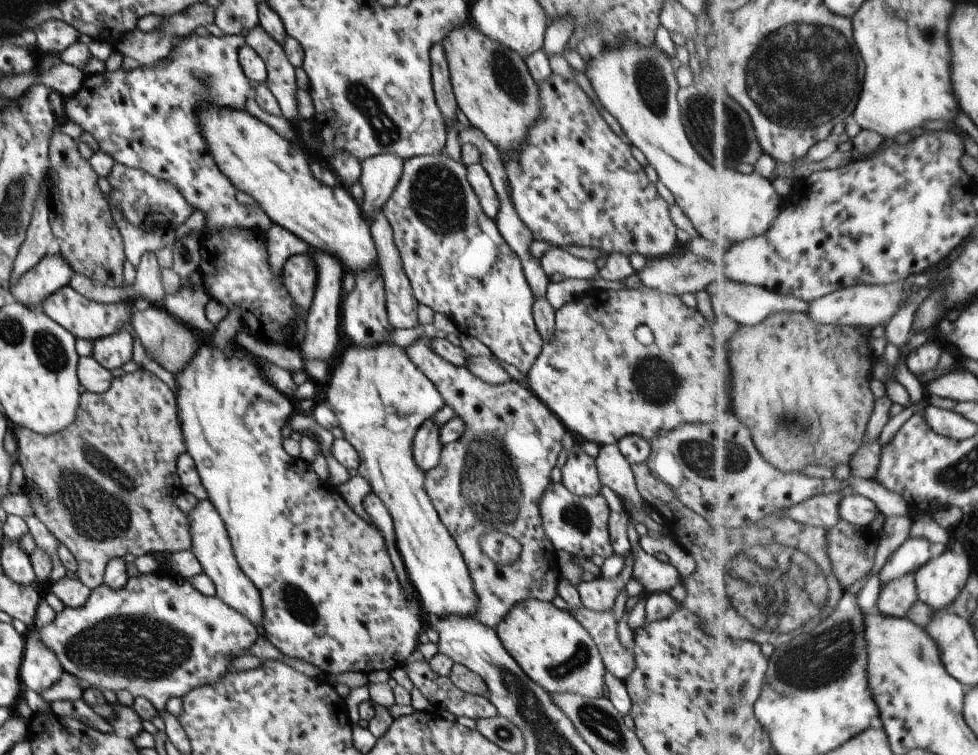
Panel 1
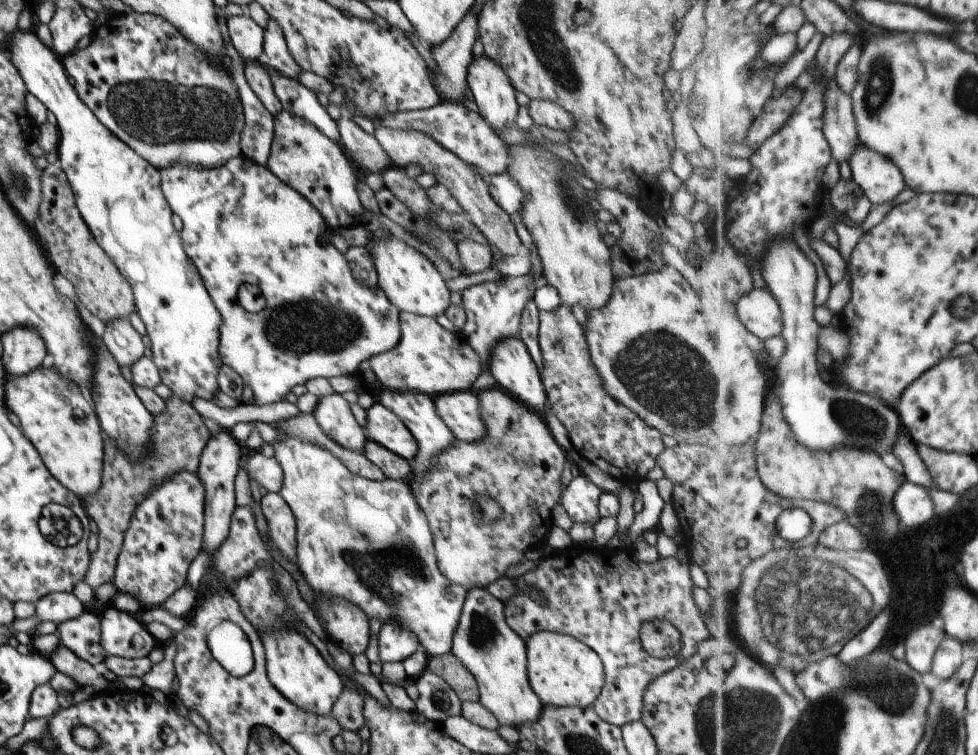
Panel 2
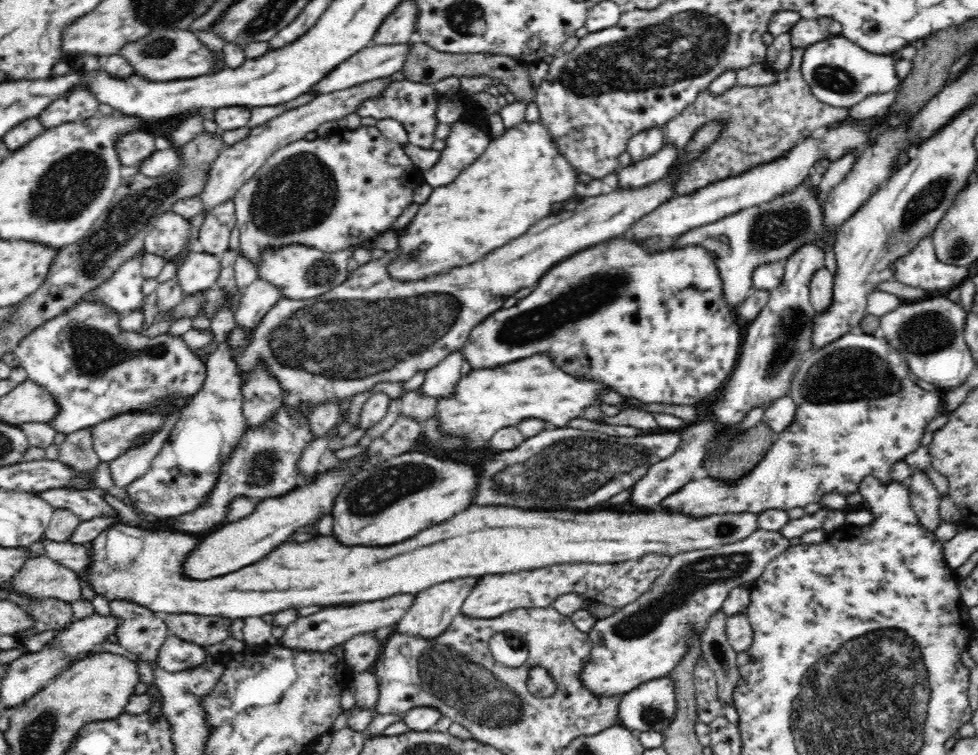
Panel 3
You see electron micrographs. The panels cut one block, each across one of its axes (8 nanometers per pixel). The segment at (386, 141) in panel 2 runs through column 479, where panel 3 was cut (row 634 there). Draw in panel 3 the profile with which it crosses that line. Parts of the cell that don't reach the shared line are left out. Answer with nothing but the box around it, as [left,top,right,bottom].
[163,613,233,648]

